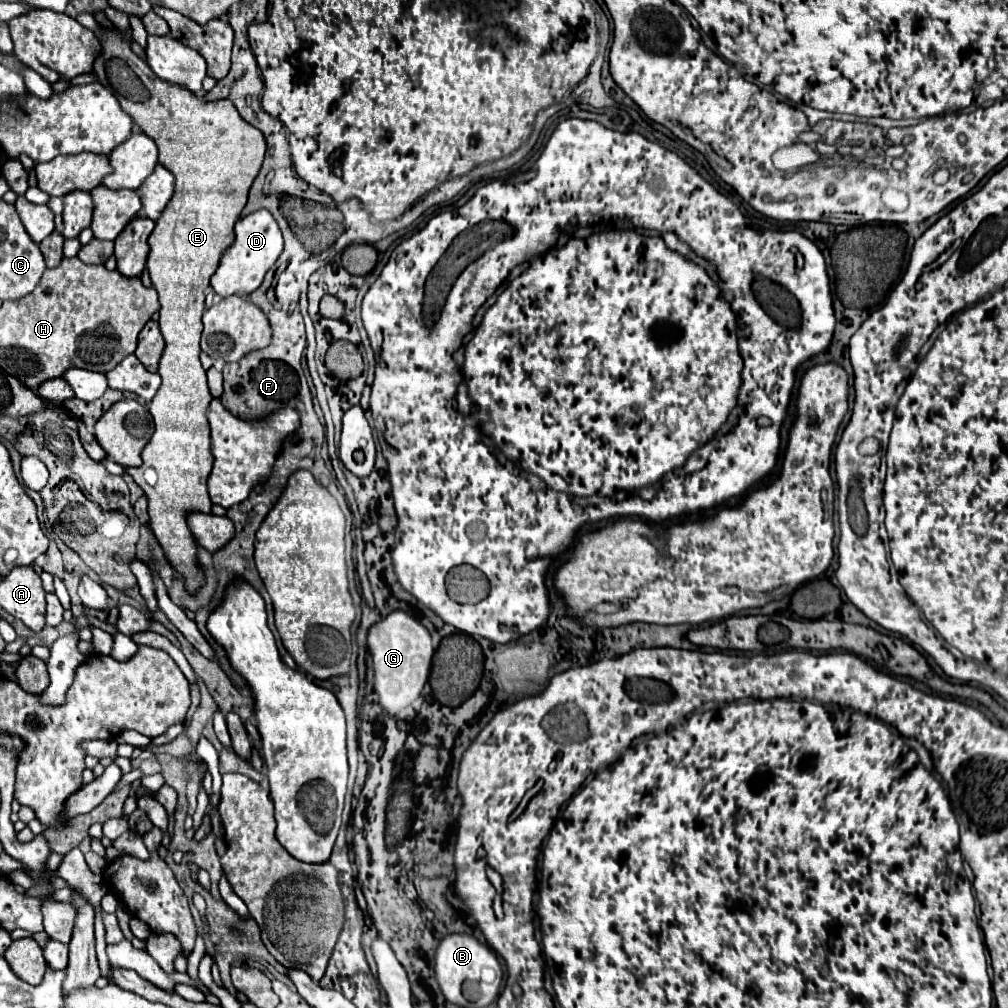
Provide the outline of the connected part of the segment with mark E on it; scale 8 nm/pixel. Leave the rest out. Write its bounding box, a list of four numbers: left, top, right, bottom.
[94,25,266,593]

